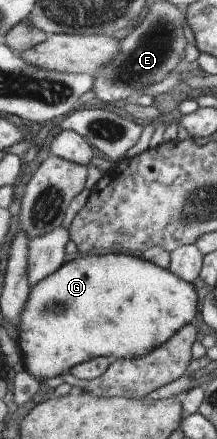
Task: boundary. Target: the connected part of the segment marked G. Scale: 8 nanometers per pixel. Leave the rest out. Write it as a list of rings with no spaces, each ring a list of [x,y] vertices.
[[[123,252],[108,253],[104,254],[104,256],[82,255],[74,260],[62,263],[55,271],[52,271],[48,276],[45,276],[41,281],[38,281],[34,286],[29,288],[28,296],[20,309],[17,322],[18,335],[16,342],[21,352],[21,364],[23,365],[21,370],[28,373],[34,380],[40,383],[43,380],[48,380],[48,378],[54,378],[54,376],[60,377],[64,373],[68,373],[74,365],[91,358],[104,357],[110,360],[117,358],[129,360],[141,357],[147,352],[154,350],[159,344],[166,342],[181,326],[187,325],[194,316],[196,316],[196,292],[193,285],[180,280],[180,278],[174,276],[168,269],[158,268],[151,262],[130,257]]]

